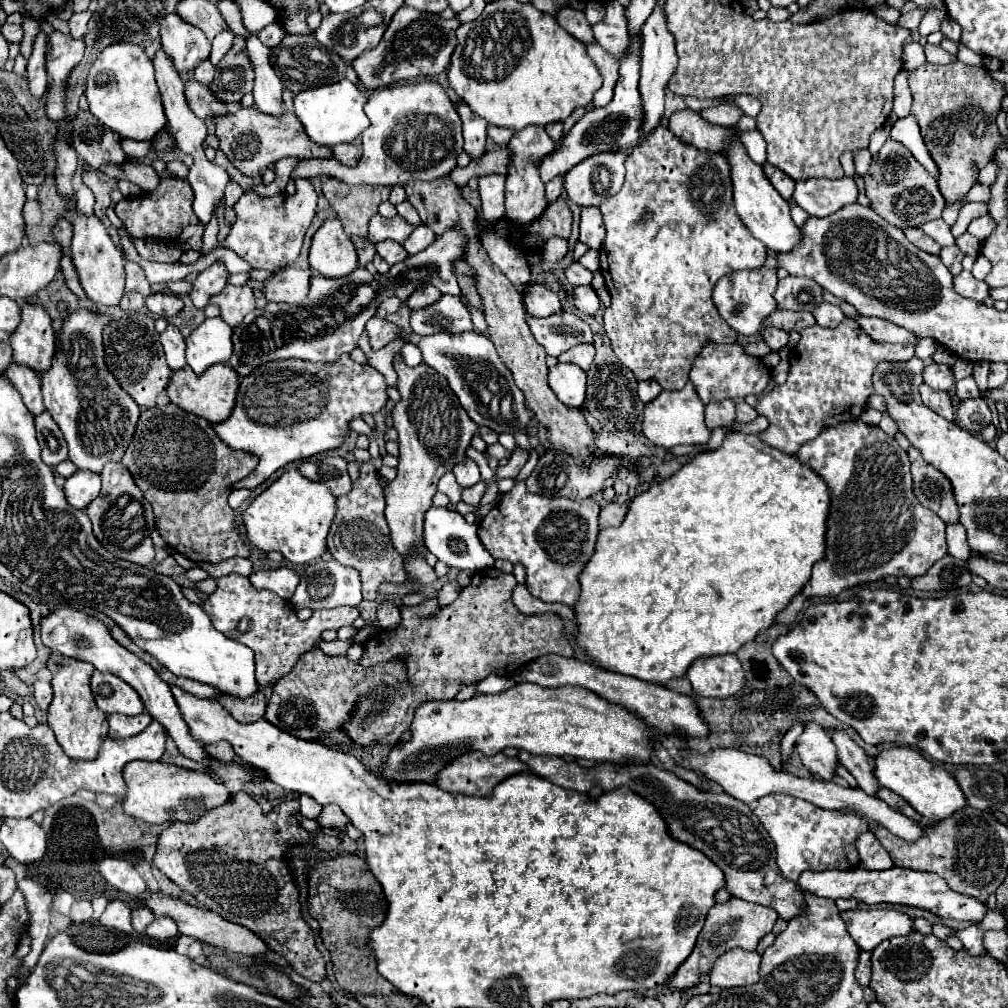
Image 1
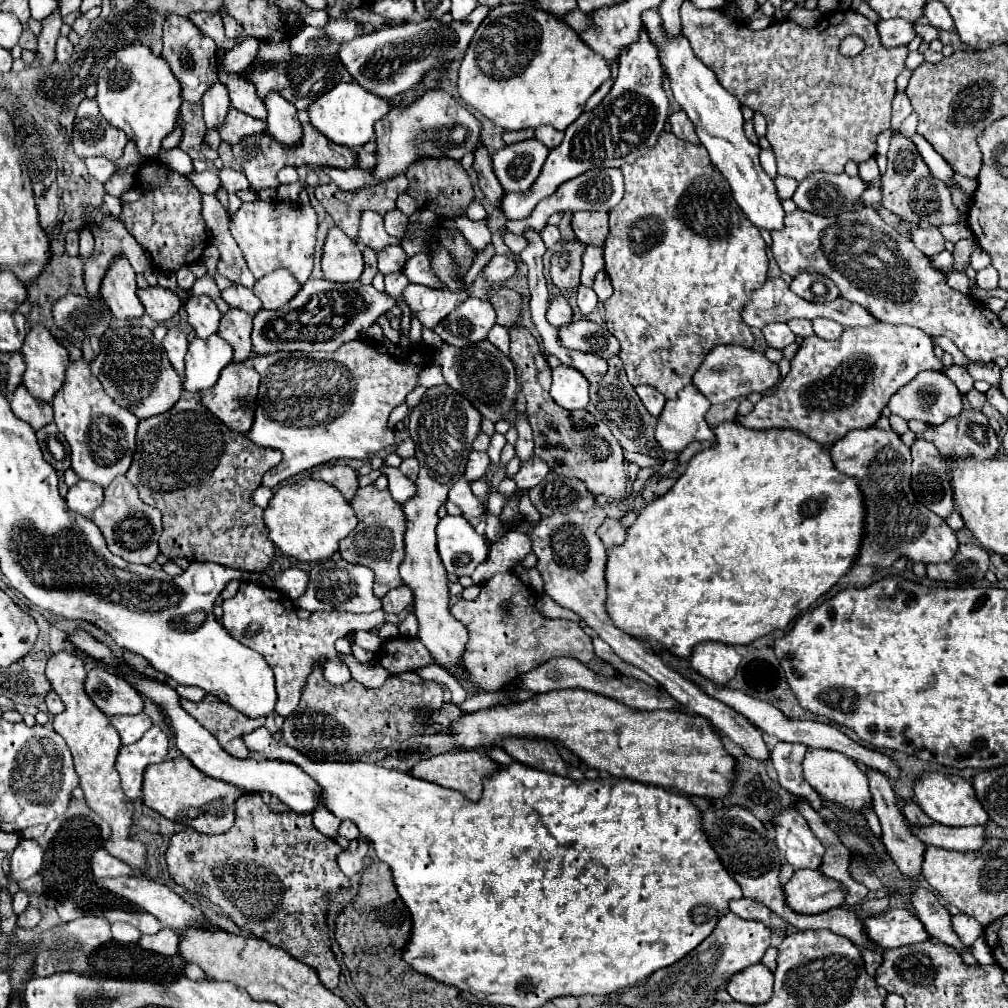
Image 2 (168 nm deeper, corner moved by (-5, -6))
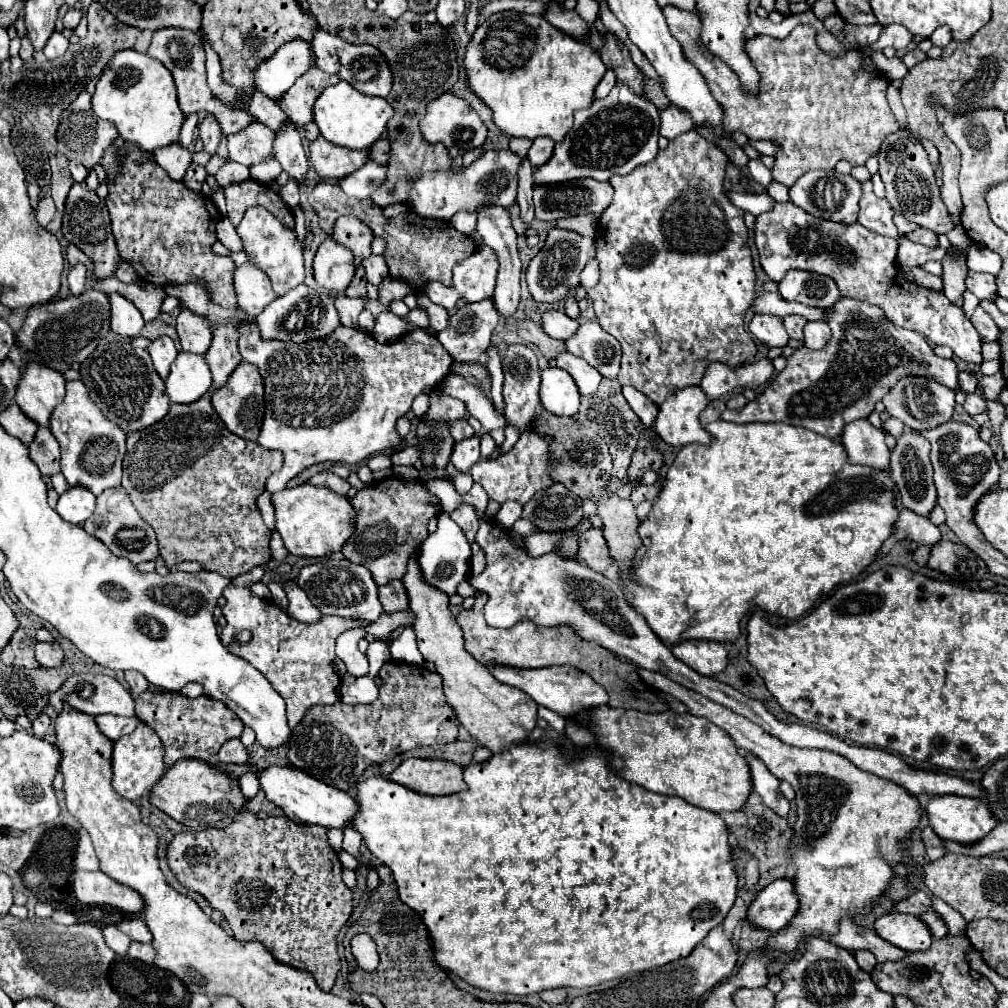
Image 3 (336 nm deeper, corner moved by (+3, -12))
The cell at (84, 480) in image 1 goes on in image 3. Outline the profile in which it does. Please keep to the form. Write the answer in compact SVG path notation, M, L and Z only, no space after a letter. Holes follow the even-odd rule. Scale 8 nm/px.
M70 487L64 495L60 495L56 511L58 515L74 525L82 525L94 513L96 497L82 487Z

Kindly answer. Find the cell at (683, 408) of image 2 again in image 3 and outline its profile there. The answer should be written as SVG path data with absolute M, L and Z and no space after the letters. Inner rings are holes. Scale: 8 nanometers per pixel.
M690 385L686 389L676 389L670 399L660 405L654 429L672 447L684 447L688 443L710 443L710 435L700 425L698 415L710 403L706 393Z

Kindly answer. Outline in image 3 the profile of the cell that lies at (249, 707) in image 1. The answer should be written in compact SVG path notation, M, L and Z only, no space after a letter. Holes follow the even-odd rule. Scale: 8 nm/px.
M146 691L138 697L134 697L134 701L136 701L136 717L140 721L144 721L146 725L150 725L162 739L162 745L166 749L164 763L168 767L172 767L176 761L186 759L186 757L208 761L210 757L214 757L218 753L218 749L222 747L224 741L228 741L232 737L240 737L240 733L244 729L244 725L242 725L242 721L238 721L236 713L230 713L230 709L226 705L222 705L222 701L214 701L206 695L190 699L180 693Z

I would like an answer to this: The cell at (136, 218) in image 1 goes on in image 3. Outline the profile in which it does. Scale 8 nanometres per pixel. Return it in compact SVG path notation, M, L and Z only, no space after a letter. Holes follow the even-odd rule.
M124 143L126 155L120 157L116 147L110 145L108 153L102 157L100 165L106 169L108 181L108 197L106 207L110 211L112 219L112 235L116 239L116 247L122 259L126 259L136 275L154 285L170 285L170 283L204 283L210 291L210 301L214 305L220 305L224 309L236 307L234 287L232 287L232 273L236 269L234 261L230 257L216 255L212 251L212 243L216 237L216 225L220 221L218 207L204 195L196 195L184 187L184 183L170 179L170 175L154 161L152 153L146 153L138 149L138 145Z

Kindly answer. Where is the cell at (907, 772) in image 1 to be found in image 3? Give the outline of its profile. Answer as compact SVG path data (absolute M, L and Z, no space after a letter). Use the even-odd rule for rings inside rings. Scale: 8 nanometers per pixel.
M938 795L930 797L928 807L926 807L930 825L938 833L940 839L944 841L954 841L960 845L974 845L982 841L1000 821L990 813L988 805L982 799L972 799L972 797L958 797L958 795Z

